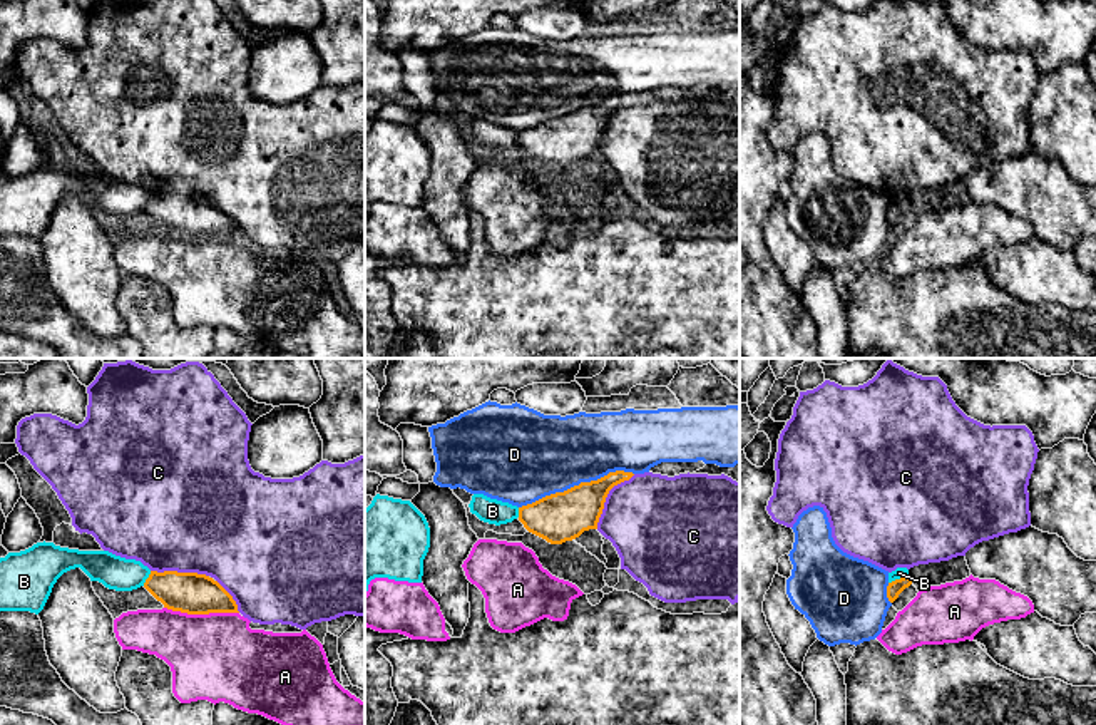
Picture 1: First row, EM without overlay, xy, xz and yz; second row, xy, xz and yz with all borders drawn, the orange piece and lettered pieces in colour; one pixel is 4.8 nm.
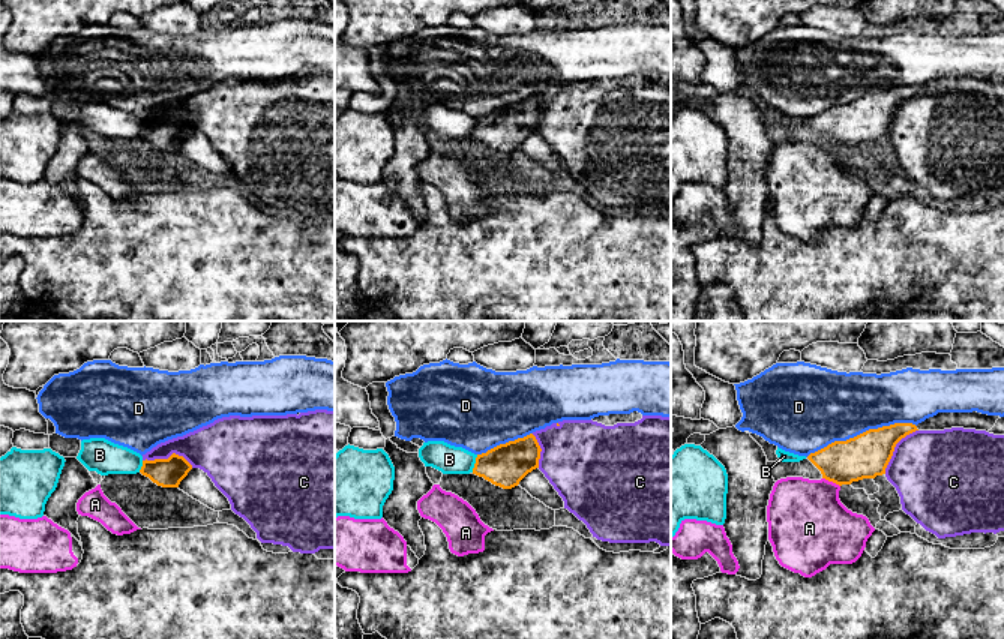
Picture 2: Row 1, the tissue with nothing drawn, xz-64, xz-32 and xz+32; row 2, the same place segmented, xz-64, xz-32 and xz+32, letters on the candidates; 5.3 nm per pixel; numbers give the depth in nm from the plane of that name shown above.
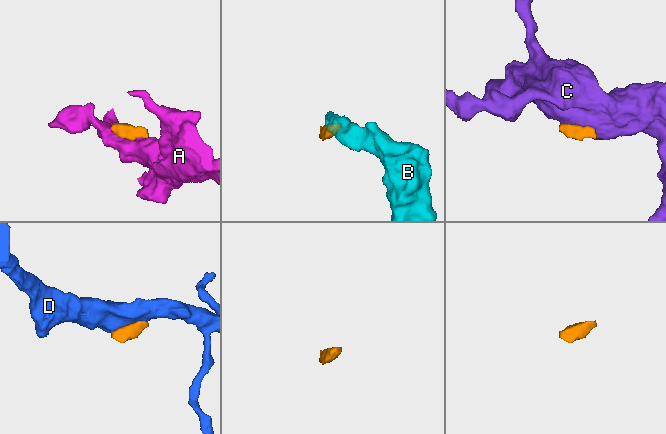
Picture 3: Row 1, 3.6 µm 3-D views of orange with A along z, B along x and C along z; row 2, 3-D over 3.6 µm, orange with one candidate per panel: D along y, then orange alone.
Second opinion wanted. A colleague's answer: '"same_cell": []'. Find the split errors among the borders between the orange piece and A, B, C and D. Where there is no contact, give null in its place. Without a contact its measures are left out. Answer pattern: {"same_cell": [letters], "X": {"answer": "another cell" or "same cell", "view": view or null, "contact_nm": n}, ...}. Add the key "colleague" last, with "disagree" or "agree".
{"same_cell": [], "A": {"answer": "another cell", "view": "xy", "contact_nm": 360}, "B": {"answer": "another cell", "view": "yz", "contact_nm": 110}, "C": {"answer": "another cell", "view": "xz", "contact_nm": 320}, "D": {"answer": "another cell", "view": "xz", "contact_nm": 600}, "colleague": "agree"}

